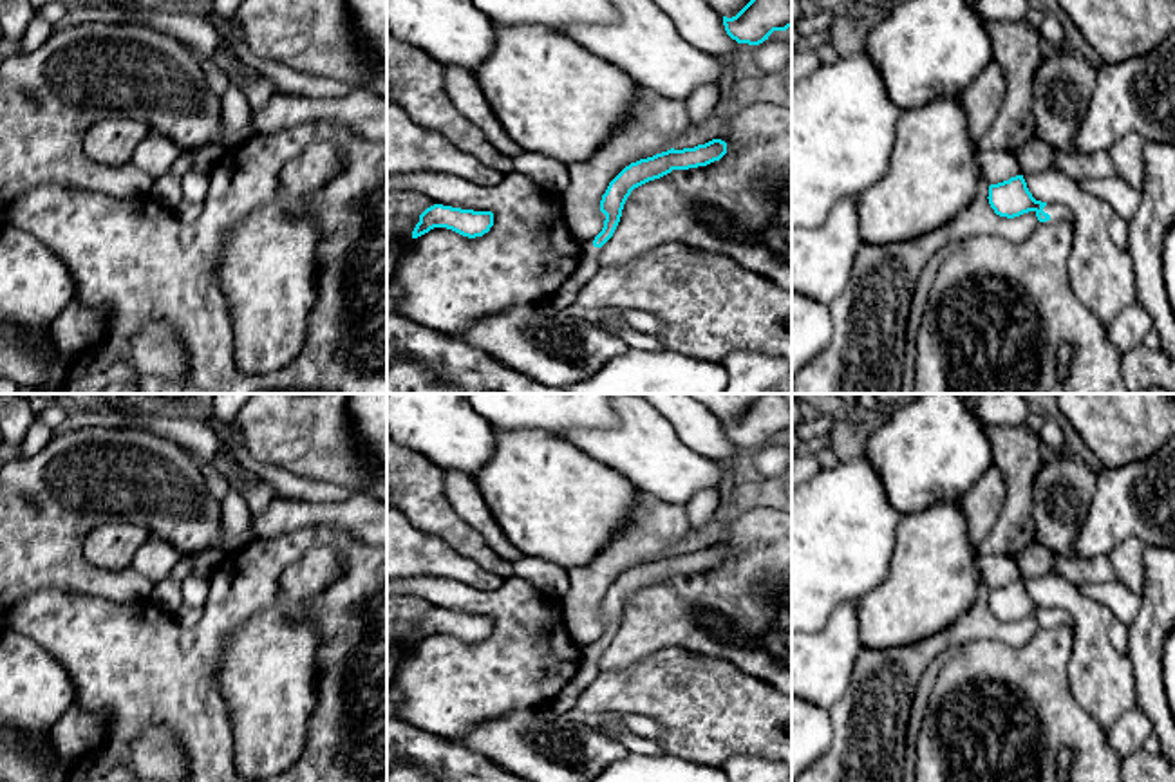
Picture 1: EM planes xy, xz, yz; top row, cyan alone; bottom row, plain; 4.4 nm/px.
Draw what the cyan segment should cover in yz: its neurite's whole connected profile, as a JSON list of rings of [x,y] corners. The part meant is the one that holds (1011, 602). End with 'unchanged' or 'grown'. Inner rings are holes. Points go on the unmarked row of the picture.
[[[1023,580],[989,591],[989,609],[996,619],[1014,623],[1034,616],[1039,627],[1067,625],[1072,630],[1072,614],[1065,609],[1036,605],[1027,592]]]; grown

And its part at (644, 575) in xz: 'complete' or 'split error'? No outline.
split error

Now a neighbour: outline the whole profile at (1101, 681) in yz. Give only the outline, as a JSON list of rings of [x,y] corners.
[[[1058,574],[1023,583],[1036,605],[1072,614],[1070,695],[1101,730],[1112,728],[1137,704],[1132,665],[1108,639],[1114,612]]]

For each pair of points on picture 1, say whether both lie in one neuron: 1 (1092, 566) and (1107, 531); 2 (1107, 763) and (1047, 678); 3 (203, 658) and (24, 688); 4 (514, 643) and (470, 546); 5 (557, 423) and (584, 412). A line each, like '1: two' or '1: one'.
1: two
2: one
3: two
4: two
5: one

